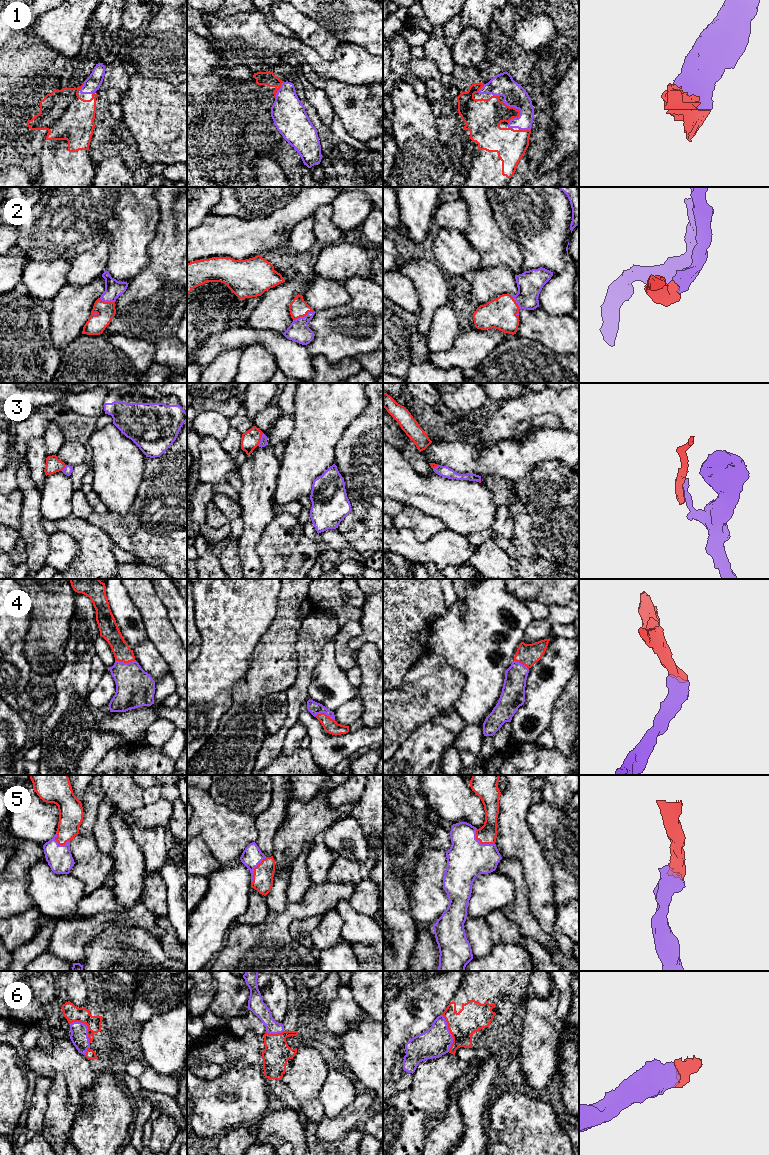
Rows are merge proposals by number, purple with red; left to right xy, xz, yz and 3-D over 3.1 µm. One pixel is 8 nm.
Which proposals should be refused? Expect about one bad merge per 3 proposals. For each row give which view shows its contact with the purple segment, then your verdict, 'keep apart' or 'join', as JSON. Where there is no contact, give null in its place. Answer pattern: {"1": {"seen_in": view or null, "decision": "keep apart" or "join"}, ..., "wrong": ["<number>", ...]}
{"1": {"seen_in": "yz", "decision": "join"}, "2": {"seen_in": "xz", "decision": "join"}, "3": {"seen_in": "xz", "decision": "keep apart"}, "4": {"seen_in": "xy", "decision": "join"}, "5": {"seen_in": "yz", "decision": "join"}, "6": {"seen_in": "yz", "decision": "join"}, "wrong": ["3"]}

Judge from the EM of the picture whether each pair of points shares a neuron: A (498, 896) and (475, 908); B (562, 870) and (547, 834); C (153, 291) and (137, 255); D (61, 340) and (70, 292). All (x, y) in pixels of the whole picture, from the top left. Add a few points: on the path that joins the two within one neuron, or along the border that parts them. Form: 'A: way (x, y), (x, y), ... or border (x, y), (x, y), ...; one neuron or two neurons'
A: way (492, 896), (488, 896), (481, 903); one neuron
B: way (561, 861), (560, 847), (556, 843); one neuron
C: border (148, 246), (149, 263), (128, 282); two neurons
D: way (64, 328), (70, 312), (70, 304); one neuron

